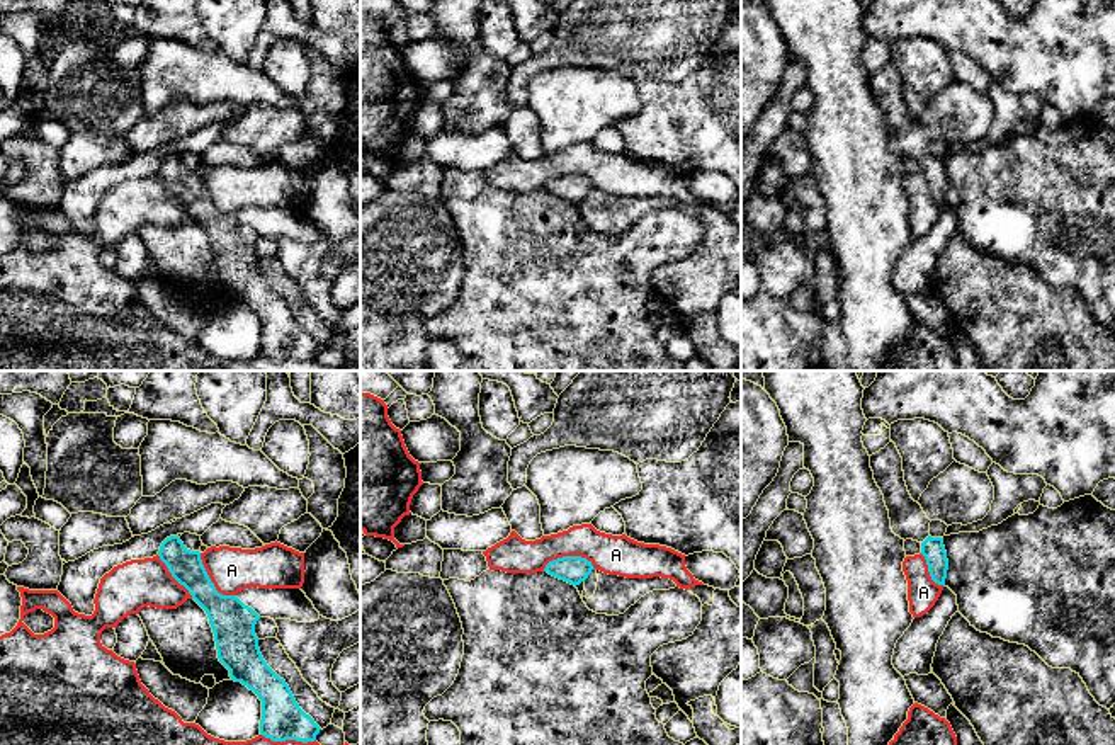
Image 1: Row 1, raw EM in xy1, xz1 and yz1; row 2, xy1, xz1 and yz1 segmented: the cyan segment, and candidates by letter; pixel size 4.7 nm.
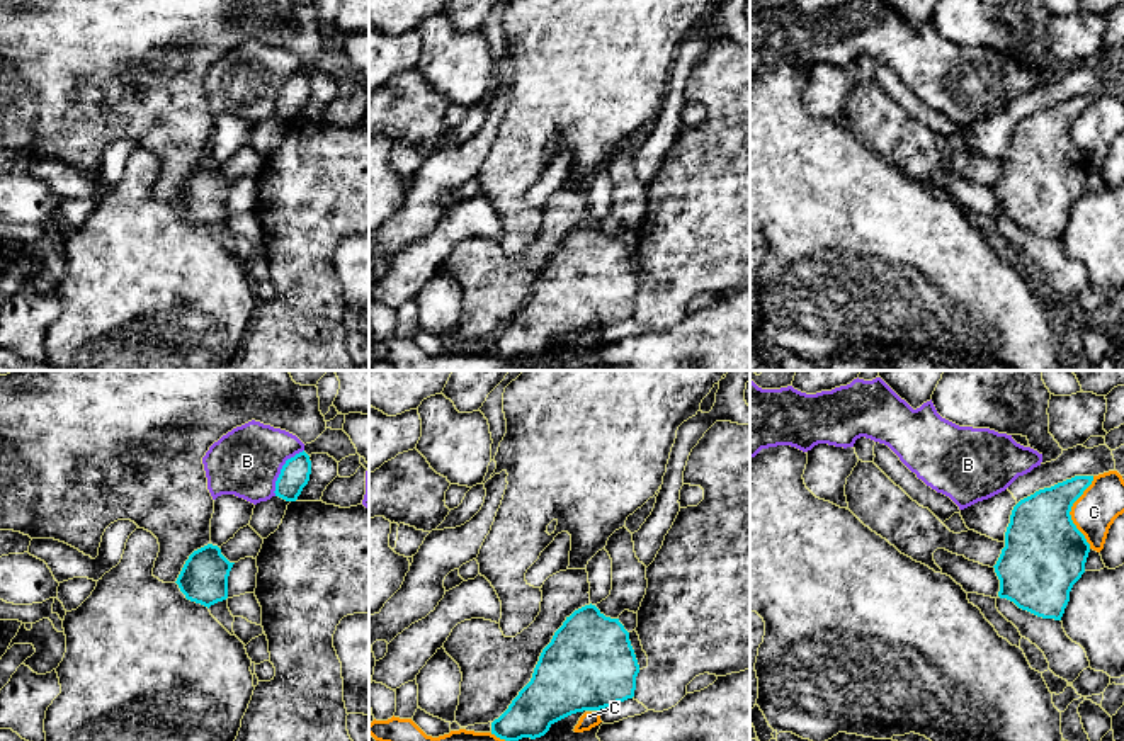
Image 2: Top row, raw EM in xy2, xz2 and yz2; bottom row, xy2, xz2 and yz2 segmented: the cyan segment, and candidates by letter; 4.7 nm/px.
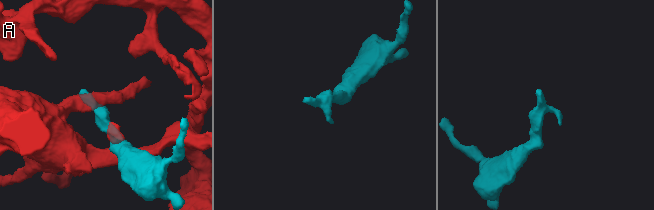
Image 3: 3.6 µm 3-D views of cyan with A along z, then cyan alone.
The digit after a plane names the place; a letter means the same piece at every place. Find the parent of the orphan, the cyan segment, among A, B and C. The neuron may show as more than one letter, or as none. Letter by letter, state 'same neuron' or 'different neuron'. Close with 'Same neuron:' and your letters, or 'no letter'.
A: different neuron
B: different neuron
C: different neuron
Same neuron: no letter

